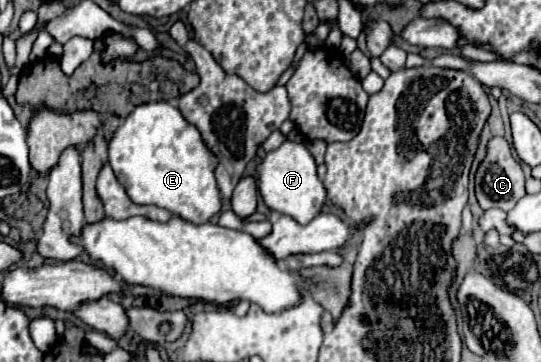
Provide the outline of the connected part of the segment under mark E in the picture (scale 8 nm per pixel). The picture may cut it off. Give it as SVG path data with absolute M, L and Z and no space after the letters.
M152 102L136 106L124 122L116 128L108 142L108 164L112 166L118 182L124 186L128 198L134 204L154 204L170 210L172 214L192 224L204 224L220 212L220 192L214 180L214 156L206 152L206 144L198 136L198 128L188 124L178 108L168 102Z

